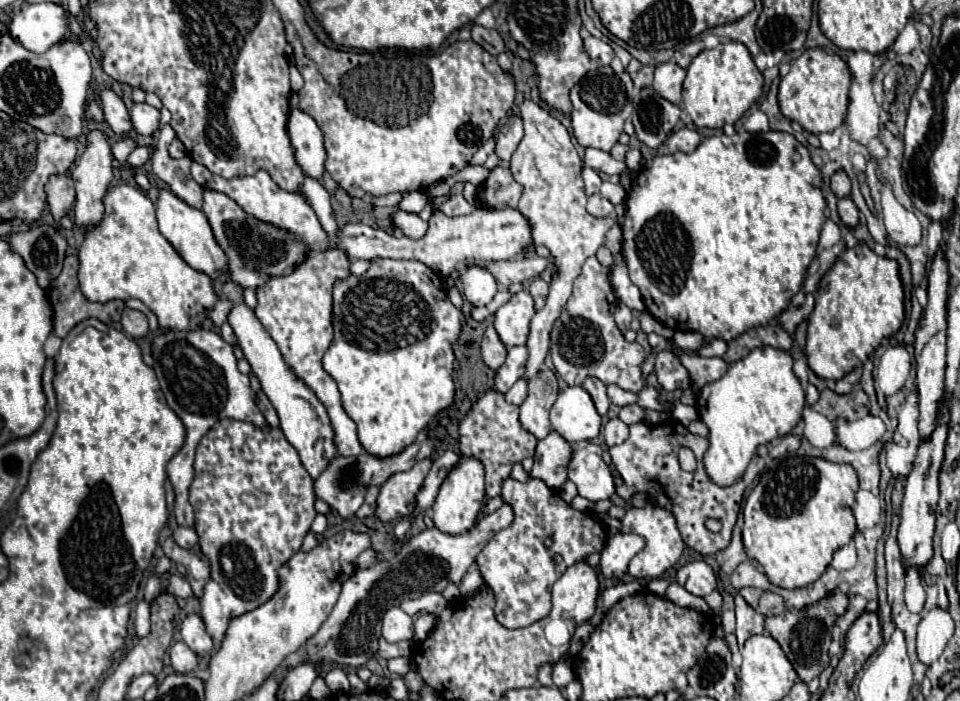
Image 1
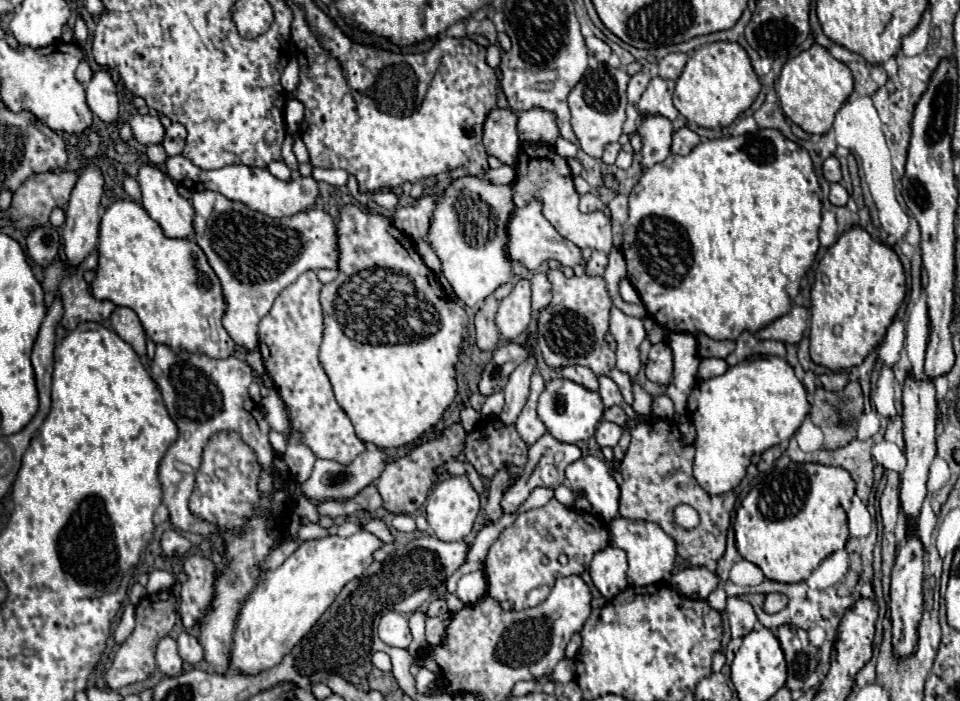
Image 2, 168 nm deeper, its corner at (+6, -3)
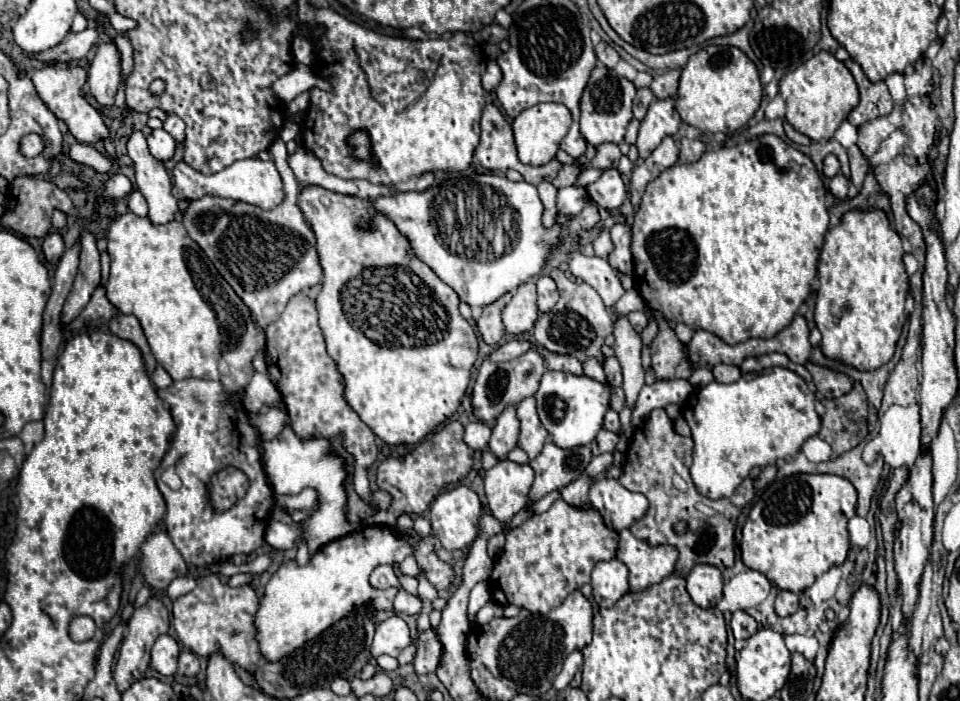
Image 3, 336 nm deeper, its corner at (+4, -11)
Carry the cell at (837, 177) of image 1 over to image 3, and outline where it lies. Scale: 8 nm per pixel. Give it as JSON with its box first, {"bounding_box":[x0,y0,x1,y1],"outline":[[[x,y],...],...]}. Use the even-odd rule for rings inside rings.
{"bounding_box":[824,154,840,178],"outline":[[[828,154],[826,158],[824,158],[824,176],[828,176],[828,178],[832,178],[832,176],[836,176],[838,172],[840,172],[840,162],[838,162],[838,158],[834,156],[834,154]]]}

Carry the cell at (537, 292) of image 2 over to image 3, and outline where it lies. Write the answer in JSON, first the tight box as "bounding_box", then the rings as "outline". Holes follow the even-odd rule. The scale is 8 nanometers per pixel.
{"bounding_box":[536,274,558,312],"outline":[[[542,274],[542,276],[538,278],[536,286],[538,286],[538,308],[540,308],[540,312],[548,312],[548,310],[558,302],[556,282],[554,282],[550,276]]]}

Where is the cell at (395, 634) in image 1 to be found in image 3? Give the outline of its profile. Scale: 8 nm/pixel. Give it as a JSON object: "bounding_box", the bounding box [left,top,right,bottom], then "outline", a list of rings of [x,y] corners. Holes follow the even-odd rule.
{"bounding_box":[370,614,412,658],"outline":[[[394,614],[376,626],[376,634],[374,634],[374,642],[370,646],[370,654],[374,658],[378,658],[380,654],[398,656],[410,642],[412,642],[412,638],[410,638],[406,622]]]}

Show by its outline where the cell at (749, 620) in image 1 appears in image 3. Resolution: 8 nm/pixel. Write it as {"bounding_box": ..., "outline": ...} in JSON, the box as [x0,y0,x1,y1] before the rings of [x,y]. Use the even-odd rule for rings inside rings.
{"bounding_box":[730,612,758,640],"outline":[[[734,612],[732,614],[732,620],[730,620],[730,626],[732,626],[732,632],[734,632],[734,638],[740,640],[740,638],[750,638],[756,630],[758,630],[758,624],[756,620],[748,614],[748,612]]]}

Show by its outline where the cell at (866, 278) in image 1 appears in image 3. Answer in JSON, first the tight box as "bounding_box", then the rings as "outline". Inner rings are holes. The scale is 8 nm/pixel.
{"bounding_box":[814,208,908,370],"outline":[[[880,208],[850,210],[842,216],[840,224],[830,228],[818,258],[820,288],[816,294],[814,320],[822,332],[822,352],[828,358],[842,360],[858,370],[874,370],[886,364],[900,340],[906,314],[904,304],[908,296],[908,274],[902,262],[902,236],[892,228],[888,216]]]}

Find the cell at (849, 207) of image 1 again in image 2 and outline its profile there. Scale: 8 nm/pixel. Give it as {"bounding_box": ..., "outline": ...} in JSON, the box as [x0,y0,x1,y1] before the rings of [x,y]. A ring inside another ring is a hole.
{"bounding_box":[830,184,848,206],"outline":[[[832,184],[832,188],[830,188],[830,202],[832,202],[832,206],[846,206],[848,192],[840,184]]]}

